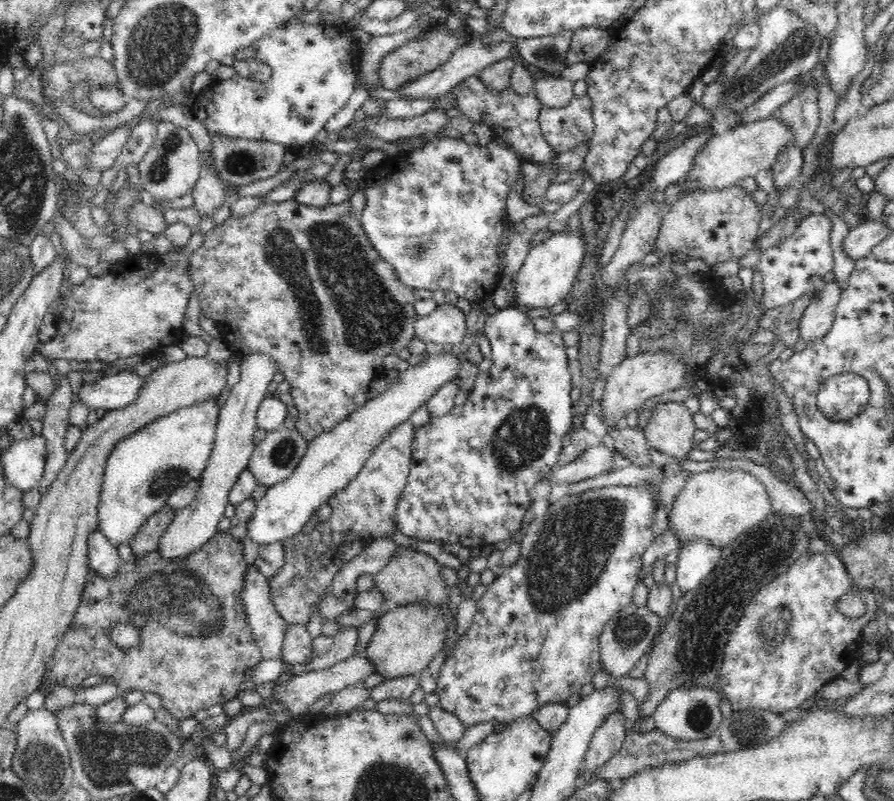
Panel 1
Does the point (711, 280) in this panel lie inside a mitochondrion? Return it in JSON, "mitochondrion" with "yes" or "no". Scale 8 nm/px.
{"mitochondrion":"no"}

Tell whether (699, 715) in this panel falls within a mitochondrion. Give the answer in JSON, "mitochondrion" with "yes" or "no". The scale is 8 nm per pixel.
{"mitochondrion":"yes"}

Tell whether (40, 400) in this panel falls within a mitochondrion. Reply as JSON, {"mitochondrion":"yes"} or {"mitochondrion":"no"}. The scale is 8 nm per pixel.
{"mitochondrion":"no"}

